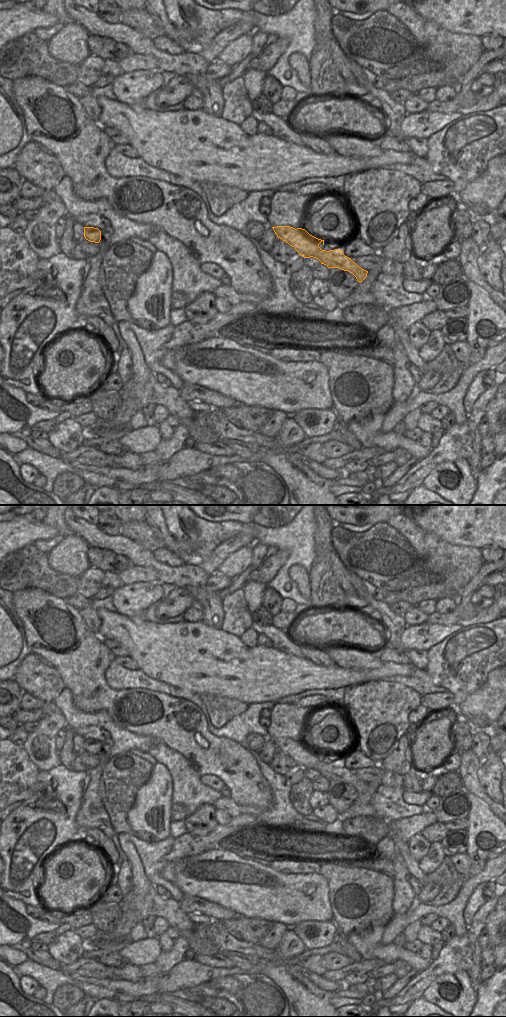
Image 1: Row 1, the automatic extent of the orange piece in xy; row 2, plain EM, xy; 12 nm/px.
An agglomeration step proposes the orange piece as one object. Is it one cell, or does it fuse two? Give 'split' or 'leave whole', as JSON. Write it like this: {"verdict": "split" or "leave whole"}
{"verdict": "split"}

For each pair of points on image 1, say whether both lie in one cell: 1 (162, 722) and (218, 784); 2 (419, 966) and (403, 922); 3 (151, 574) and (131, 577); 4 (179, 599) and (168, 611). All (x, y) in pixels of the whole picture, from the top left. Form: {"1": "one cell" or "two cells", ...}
{"1": "two cells", "2": "two cells", "3": "one cell", "4": "one cell"}

